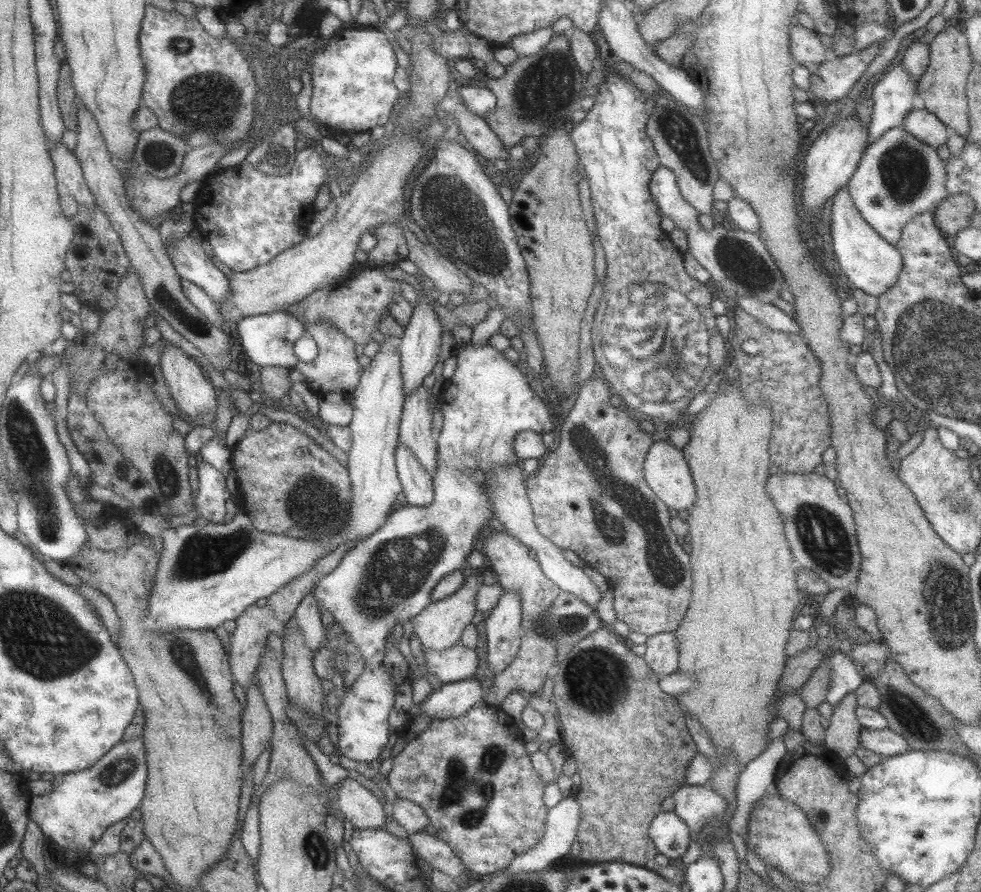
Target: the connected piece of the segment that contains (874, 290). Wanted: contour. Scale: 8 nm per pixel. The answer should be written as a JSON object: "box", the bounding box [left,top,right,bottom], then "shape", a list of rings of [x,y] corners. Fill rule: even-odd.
{"box":[830,184,902,298],"shape":[[[847,184],[839,186],[839,190],[831,196],[830,200],[831,239],[837,264],[856,290],[878,298],[897,282],[902,268],[901,256],[893,245],[883,241],[883,238],[877,235],[877,231],[872,230],[861,219],[849,196]]]}

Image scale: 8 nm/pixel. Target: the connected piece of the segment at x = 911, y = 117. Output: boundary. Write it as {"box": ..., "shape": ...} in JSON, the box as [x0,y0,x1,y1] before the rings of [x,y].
{"box":[901,109,951,149],"shape":[[[911,109],[901,125],[917,140],[934,149],[945,144],[951,132],[934,114],[925,109]]]}

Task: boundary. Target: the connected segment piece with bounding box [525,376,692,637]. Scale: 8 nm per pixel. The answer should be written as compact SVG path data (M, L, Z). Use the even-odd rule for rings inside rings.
M591 376L587 382L583 382L580 385L577 398L571 410L564 417L558 440L539 461L539 466L533 474L526 476L526 494L533 512L533 522L537 532L543 538L563 550L572 550L583 563L594 568L599 574L604 576L608 586L611 586L613 590L612 605L614 614L621 622L625 622L631 631L645 634L647 637L659 632L674 632L680 626L683 617L685 617L684 614L692 601L692 568L690 567L690 558L687 552L683 551L680 540L670 529L670 516L667 513L668 506L665 506L665 503L653 494L644 479L642 471L643 460L645 460L645 454L647 454L647 450L649 450L649 446L653 442L651 434L639 428L637 416L634 416L624 407L613 407L609 403L610 393L607 383L596 376Z

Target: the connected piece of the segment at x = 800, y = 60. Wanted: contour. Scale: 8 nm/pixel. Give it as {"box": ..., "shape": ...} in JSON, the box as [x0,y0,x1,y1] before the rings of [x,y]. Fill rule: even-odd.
{"box":[789,24,829,70],"shape":[[[791,24],[789,27],[789,52],[794,63],[813,70],[819,63],[829,58],[829,50],[823,46],[814,30]]]}

